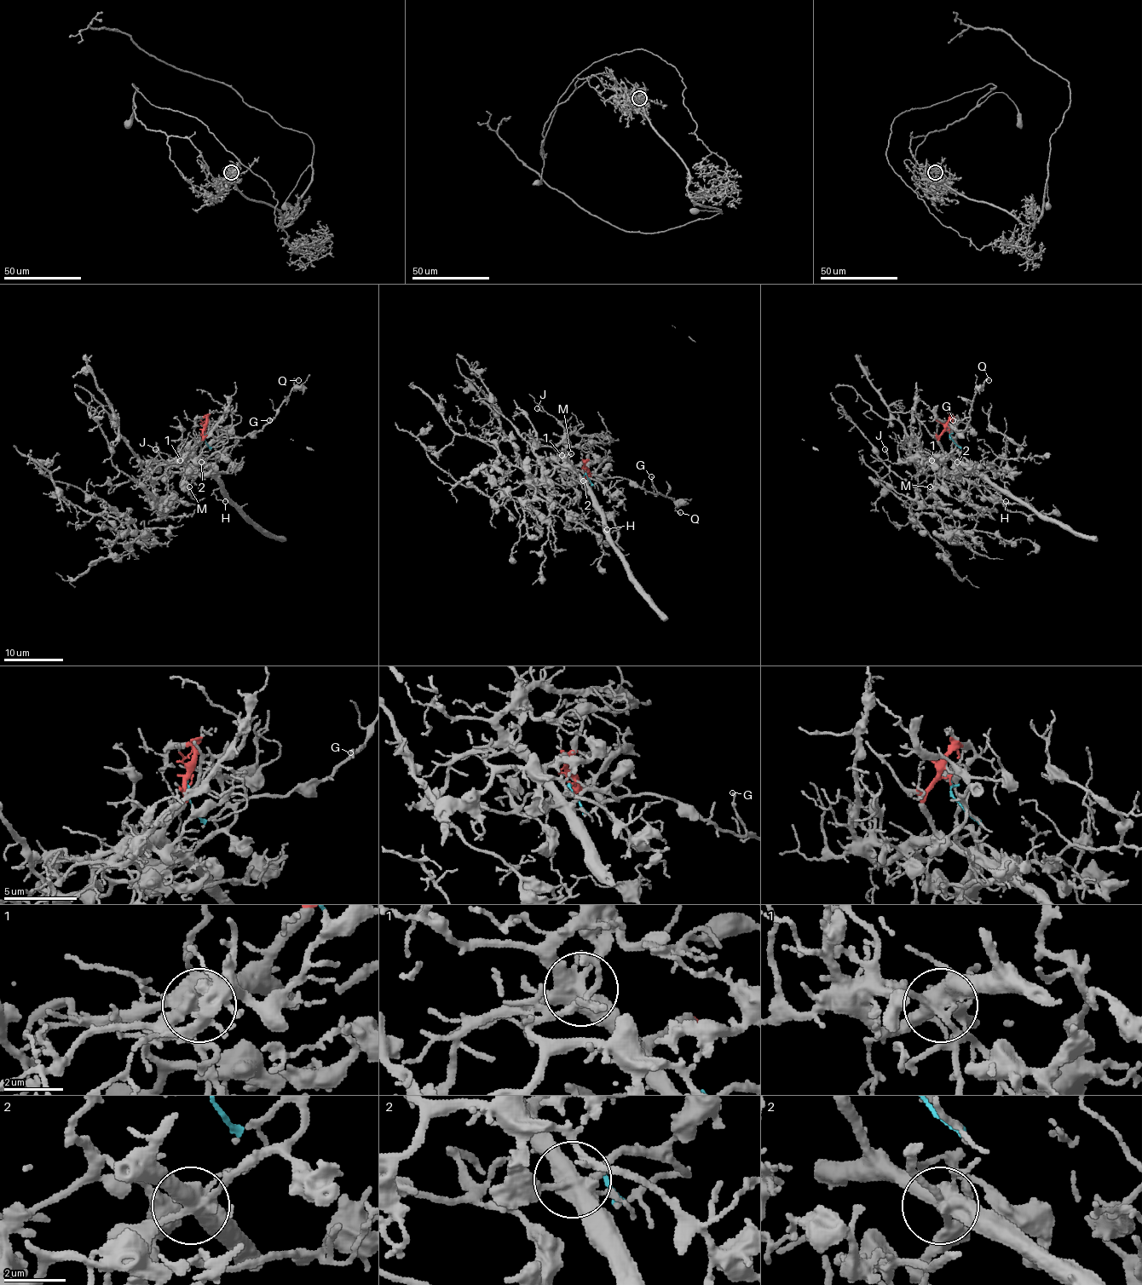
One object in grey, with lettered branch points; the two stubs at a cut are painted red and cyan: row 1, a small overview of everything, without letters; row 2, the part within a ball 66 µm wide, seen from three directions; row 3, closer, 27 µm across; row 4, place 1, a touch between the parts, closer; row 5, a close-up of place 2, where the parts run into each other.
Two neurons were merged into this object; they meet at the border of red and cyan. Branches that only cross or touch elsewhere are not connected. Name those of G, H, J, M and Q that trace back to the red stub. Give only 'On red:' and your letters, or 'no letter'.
On red: H, J

